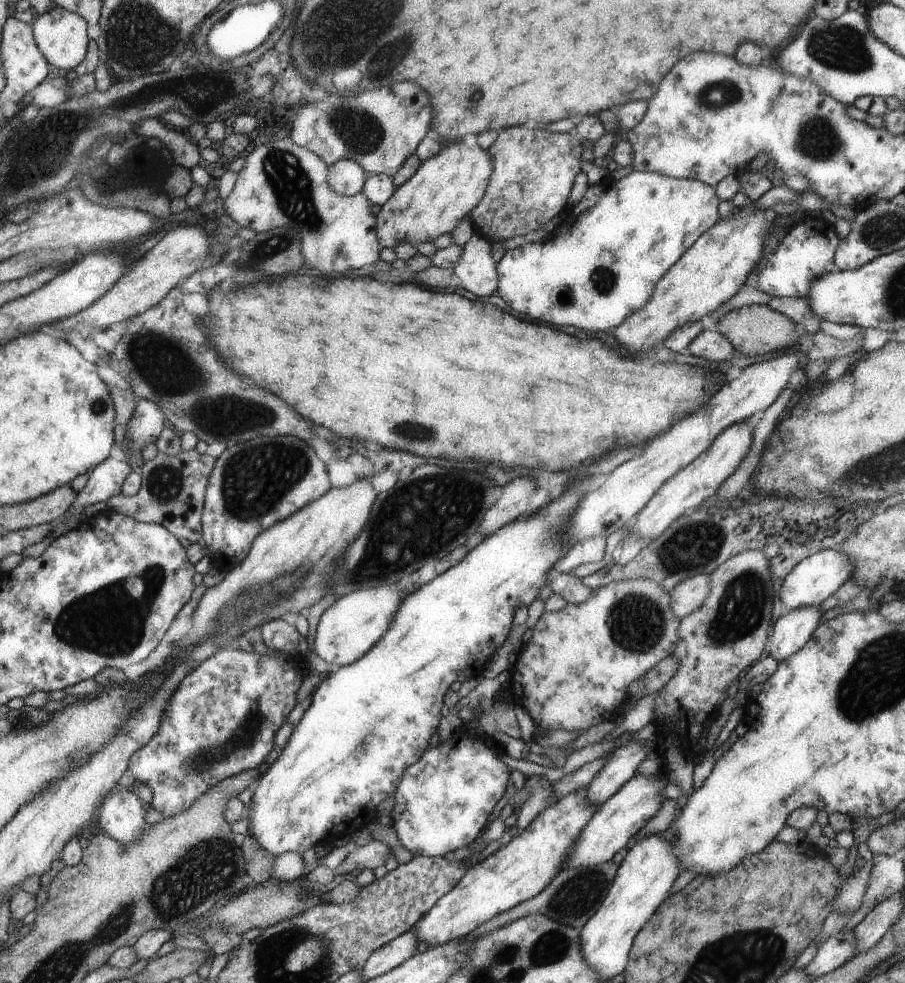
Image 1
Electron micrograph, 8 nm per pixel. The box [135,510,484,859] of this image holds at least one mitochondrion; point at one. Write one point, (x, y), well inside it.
(197, 763)

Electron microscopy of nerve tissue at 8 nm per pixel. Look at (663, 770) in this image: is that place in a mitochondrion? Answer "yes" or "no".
no

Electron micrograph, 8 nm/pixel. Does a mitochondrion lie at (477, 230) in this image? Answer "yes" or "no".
no

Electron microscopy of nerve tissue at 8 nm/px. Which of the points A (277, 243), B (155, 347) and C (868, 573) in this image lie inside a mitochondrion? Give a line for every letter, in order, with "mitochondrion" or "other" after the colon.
A: mitochondrion
B: mitochondrion
C: other

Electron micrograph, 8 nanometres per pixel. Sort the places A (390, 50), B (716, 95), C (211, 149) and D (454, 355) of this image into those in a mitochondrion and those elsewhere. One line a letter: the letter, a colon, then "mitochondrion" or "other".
A: mitochondrion
B: mitochondrion
C: mitochondrion
D: other

